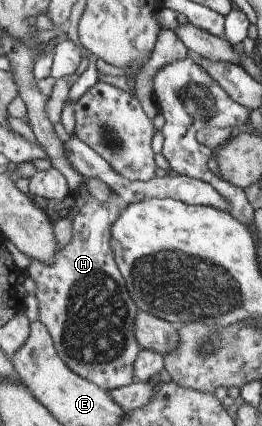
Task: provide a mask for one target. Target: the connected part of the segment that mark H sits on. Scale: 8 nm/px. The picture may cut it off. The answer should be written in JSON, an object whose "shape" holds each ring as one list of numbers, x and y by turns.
{"shape":[[110,191,107,202,84,203,80,209,72,211,71,239,56,251,53,263,30,260,26,271,22,272,35,282,33,293,37,300,38,320,47,328,57,357,73,373,107,391,135,381,132,365,141,349,134,336,134,317,139,309,127,291,110,246,110,227,118,218,120,205,117,195]]}

